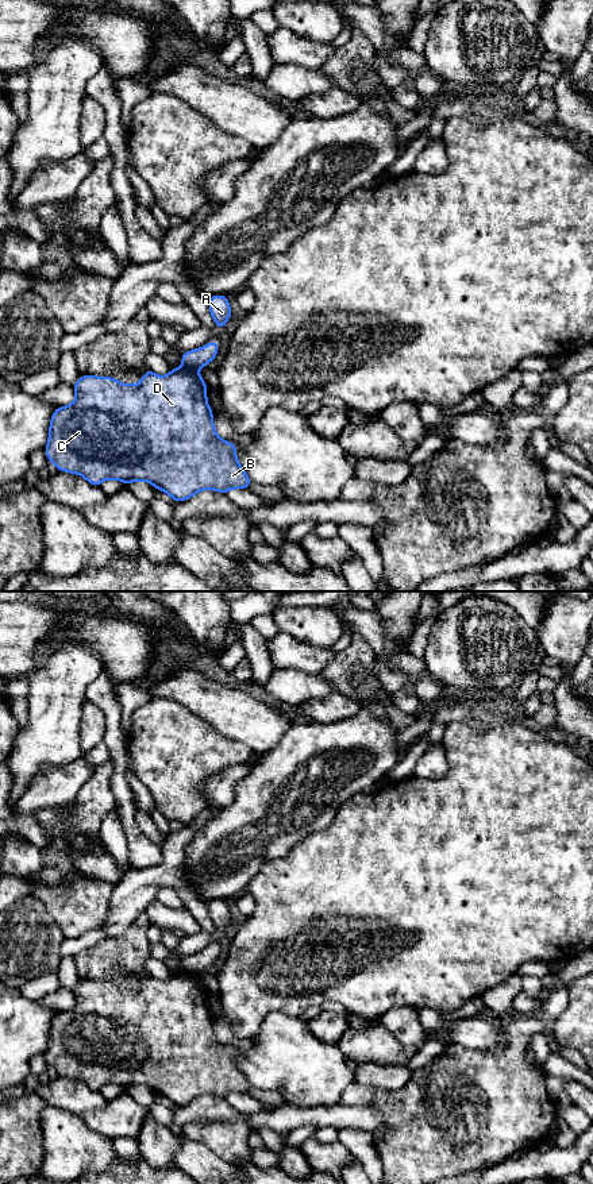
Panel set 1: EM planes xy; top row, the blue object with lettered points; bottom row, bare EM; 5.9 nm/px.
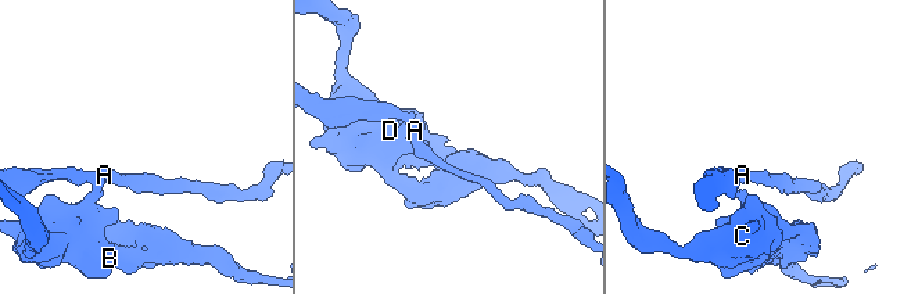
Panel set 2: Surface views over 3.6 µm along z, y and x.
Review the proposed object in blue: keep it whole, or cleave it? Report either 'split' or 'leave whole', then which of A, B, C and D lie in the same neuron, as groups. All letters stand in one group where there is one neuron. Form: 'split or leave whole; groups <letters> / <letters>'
split; groups A / B C D

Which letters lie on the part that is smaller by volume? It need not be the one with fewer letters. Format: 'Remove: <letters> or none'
Remove: A

